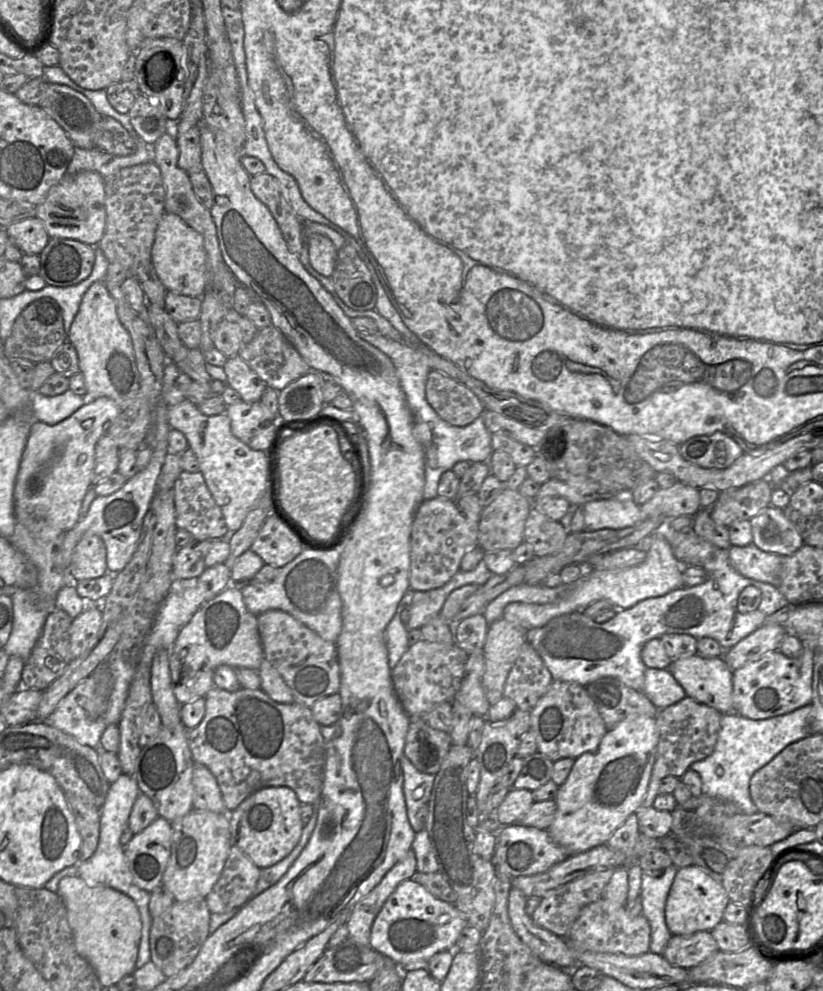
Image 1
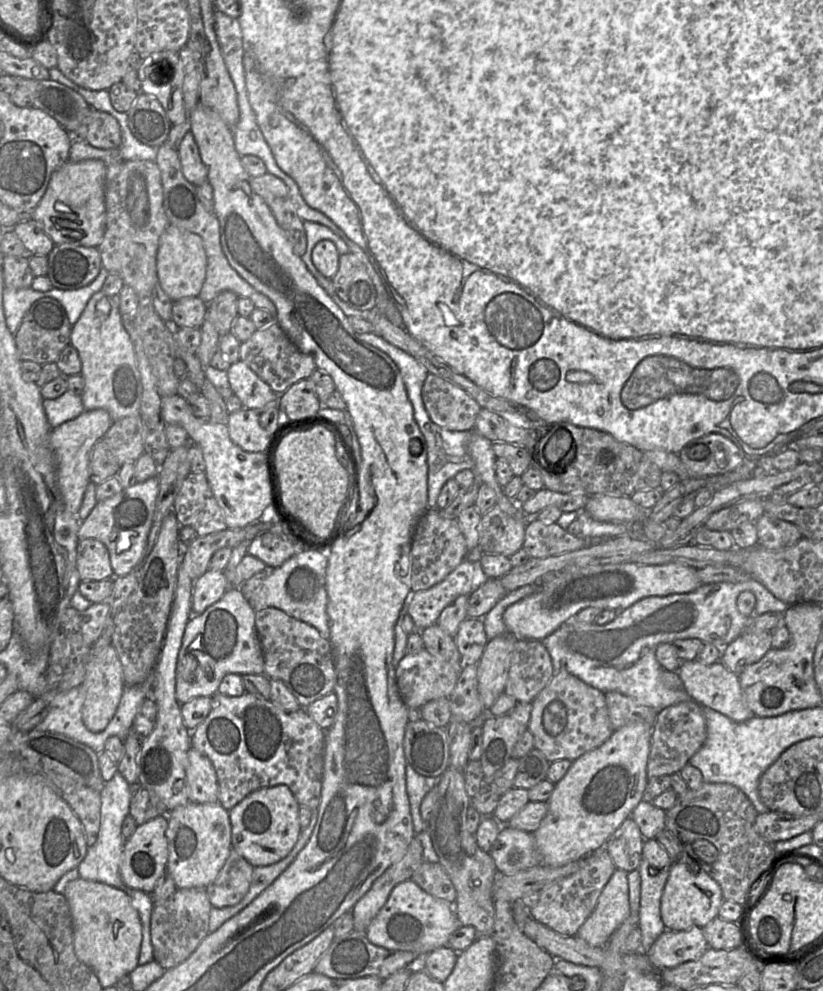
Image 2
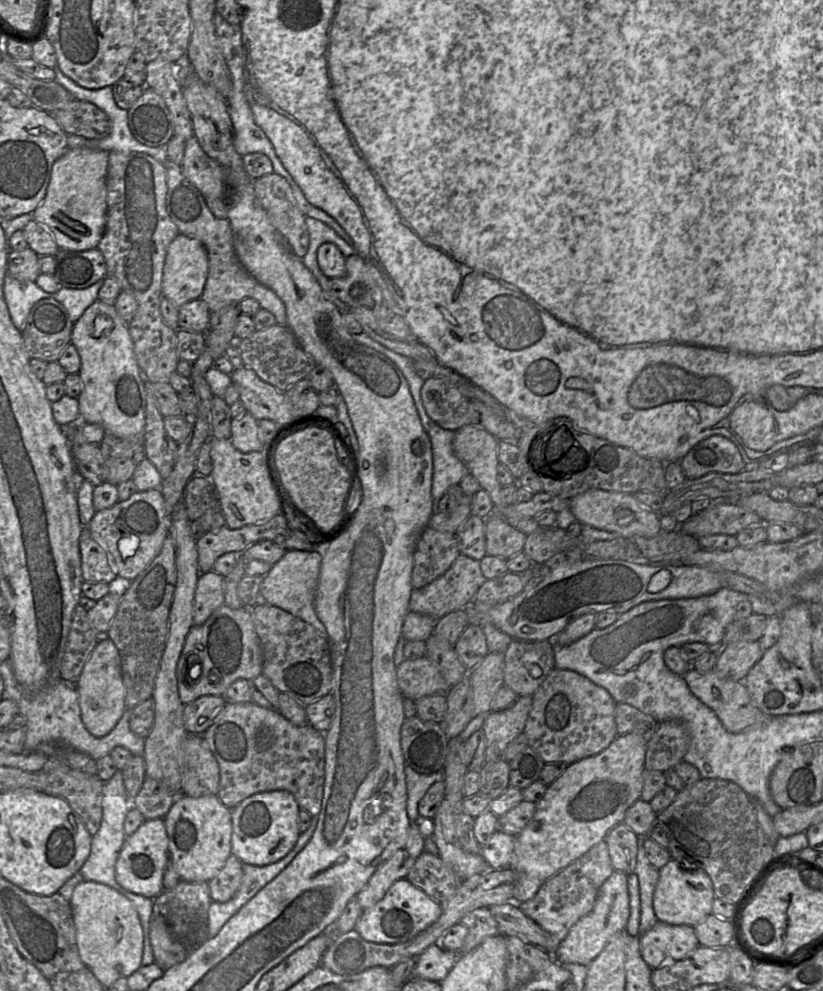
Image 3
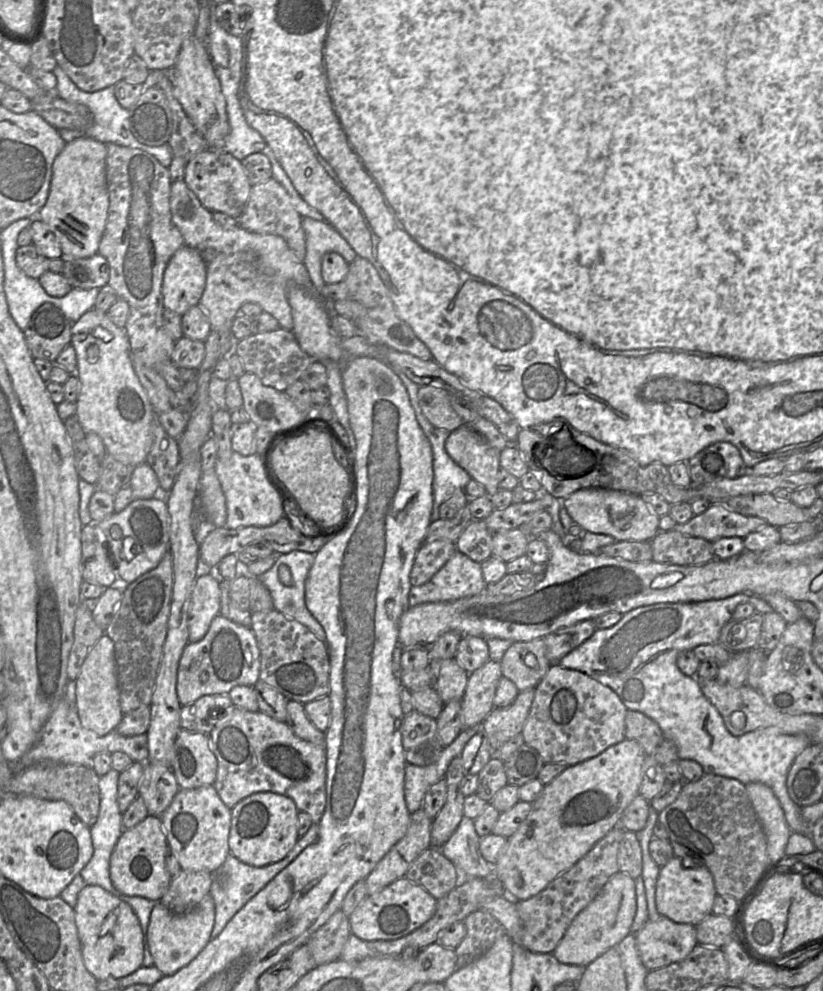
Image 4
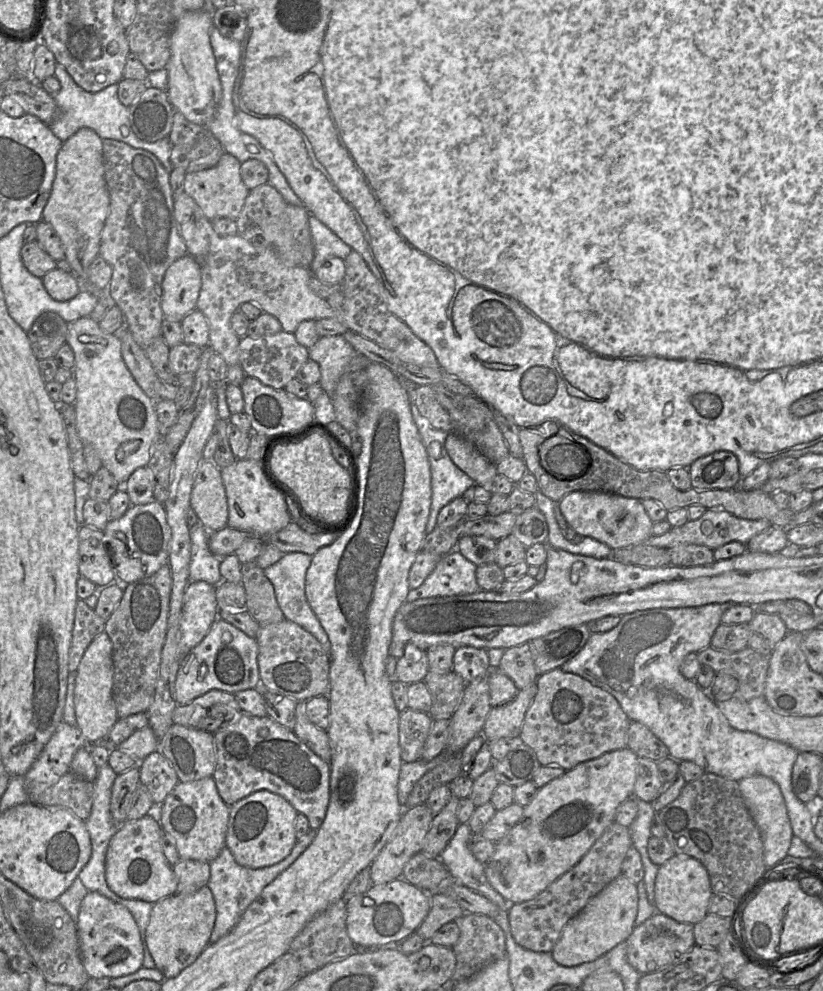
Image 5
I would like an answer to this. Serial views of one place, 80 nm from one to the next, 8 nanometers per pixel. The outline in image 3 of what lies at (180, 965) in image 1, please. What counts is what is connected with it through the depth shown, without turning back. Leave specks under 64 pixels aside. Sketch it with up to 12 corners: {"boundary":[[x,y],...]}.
{"boundary":[[180,880],[153,899],[176,938],[206,928],[208,882]]}

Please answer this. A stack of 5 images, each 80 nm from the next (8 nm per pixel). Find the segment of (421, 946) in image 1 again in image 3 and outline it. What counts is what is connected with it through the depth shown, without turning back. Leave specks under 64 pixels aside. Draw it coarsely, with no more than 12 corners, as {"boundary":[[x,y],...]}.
{"boundary":[[404,878],[354,930],[398,944],[436,922],[440,903]]}

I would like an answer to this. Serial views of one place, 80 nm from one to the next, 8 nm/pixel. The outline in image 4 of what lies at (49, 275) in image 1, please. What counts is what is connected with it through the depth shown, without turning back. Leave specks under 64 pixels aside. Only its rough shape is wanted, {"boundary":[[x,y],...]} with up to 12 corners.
{"boundary":[[99,252],[63,256],[62,275],[72,288],[101,288],[110,267]]}

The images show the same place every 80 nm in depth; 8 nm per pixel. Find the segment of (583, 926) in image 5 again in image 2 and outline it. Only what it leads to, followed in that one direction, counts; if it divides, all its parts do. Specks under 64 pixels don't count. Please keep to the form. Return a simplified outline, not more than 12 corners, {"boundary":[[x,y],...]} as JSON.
{"boundary":[[616,869],[576,936],[605,947],[630,914],[628,873]]}

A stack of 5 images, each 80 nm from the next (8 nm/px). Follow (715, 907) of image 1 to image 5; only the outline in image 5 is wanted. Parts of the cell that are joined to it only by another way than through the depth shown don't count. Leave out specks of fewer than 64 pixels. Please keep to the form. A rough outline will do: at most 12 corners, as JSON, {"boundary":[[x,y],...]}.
{"boundary":[[676,854],[659,866],[656,913],[696,924],[713,894],[699,860]]}

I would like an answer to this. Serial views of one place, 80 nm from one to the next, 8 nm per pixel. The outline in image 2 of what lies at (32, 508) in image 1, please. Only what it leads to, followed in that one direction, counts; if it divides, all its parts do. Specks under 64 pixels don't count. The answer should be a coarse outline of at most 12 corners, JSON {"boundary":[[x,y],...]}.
{"boundary":[[104,409],[50,431],[57,483],[76,515],[90,483],[89,457],[111,427]]}

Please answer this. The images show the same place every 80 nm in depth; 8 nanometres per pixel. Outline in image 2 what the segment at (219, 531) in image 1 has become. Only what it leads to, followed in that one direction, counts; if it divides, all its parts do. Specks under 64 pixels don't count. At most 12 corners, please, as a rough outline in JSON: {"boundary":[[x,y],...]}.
{"boundary":[[204,472],[187,475],[173,507],[198,537],[228,528]]}

